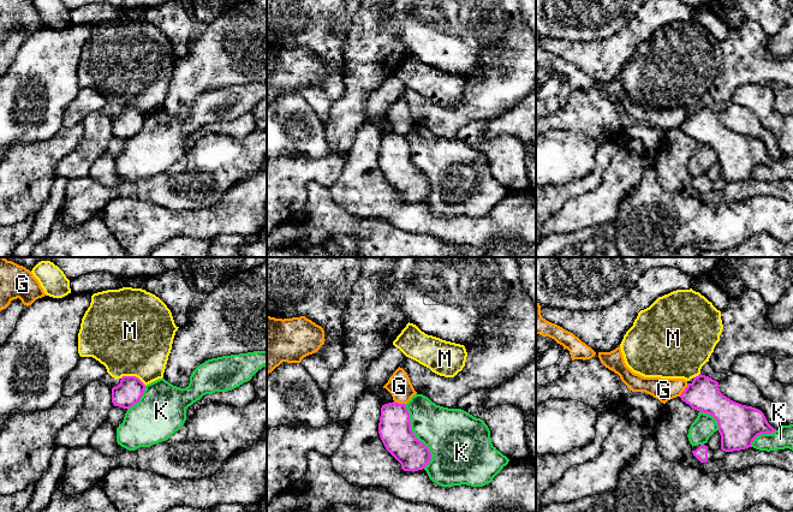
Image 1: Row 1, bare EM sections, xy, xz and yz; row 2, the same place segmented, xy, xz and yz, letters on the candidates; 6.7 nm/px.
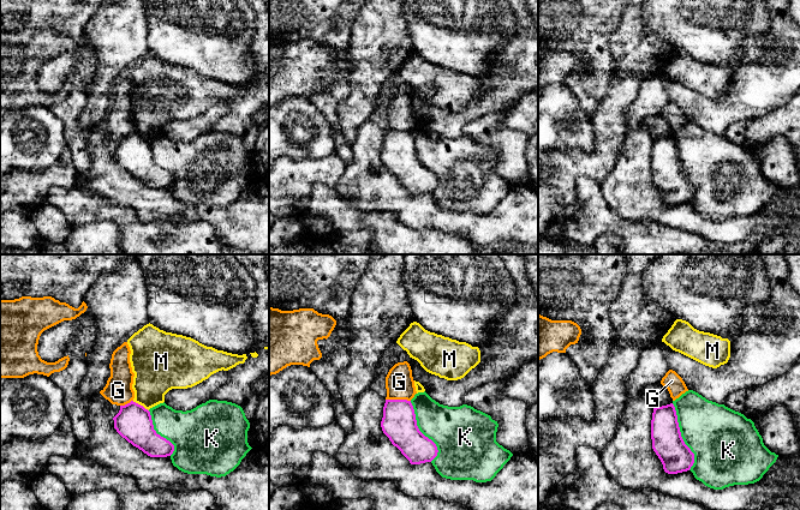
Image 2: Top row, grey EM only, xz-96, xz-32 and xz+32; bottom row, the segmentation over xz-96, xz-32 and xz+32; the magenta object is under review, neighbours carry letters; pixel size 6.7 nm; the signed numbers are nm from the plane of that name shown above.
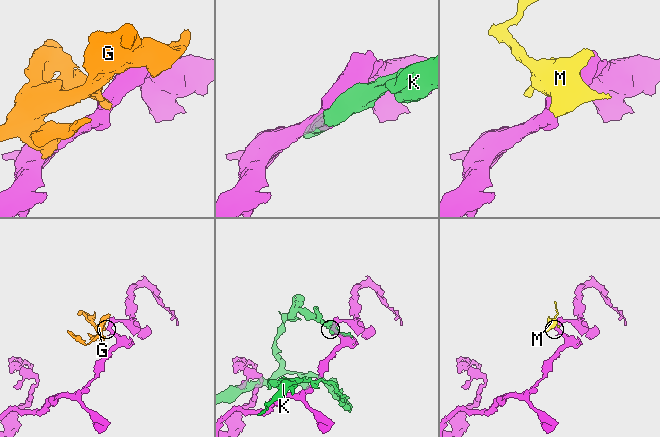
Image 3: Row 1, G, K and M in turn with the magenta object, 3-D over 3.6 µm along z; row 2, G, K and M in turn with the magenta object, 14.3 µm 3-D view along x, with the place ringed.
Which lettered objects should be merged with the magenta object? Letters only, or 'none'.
none

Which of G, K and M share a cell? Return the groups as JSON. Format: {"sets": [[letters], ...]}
{"sets": [["G"], ["K"], ["M"]]}

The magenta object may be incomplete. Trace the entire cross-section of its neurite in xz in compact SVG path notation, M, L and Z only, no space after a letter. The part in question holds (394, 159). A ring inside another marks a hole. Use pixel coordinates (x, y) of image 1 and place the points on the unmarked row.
M393 132L382 136L378 165L386 180L401 195L404 202L423 201L431 191L429 179L411 160L405 135Z

